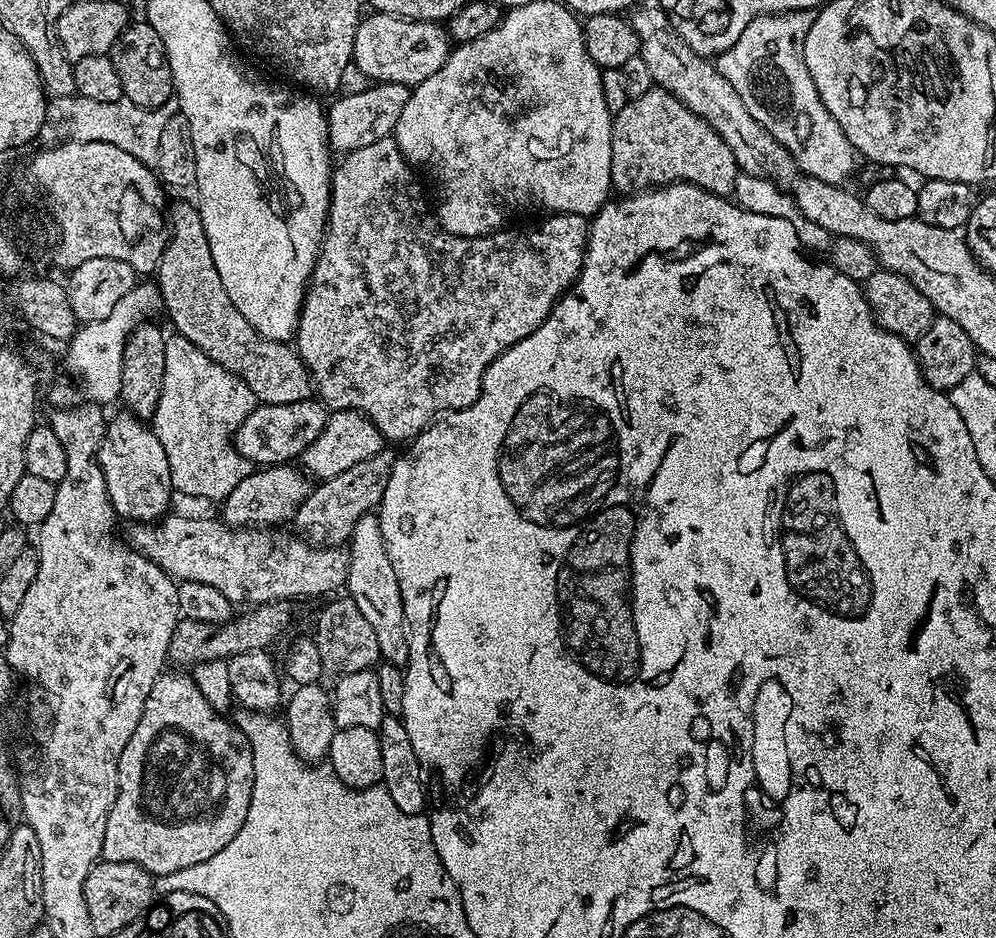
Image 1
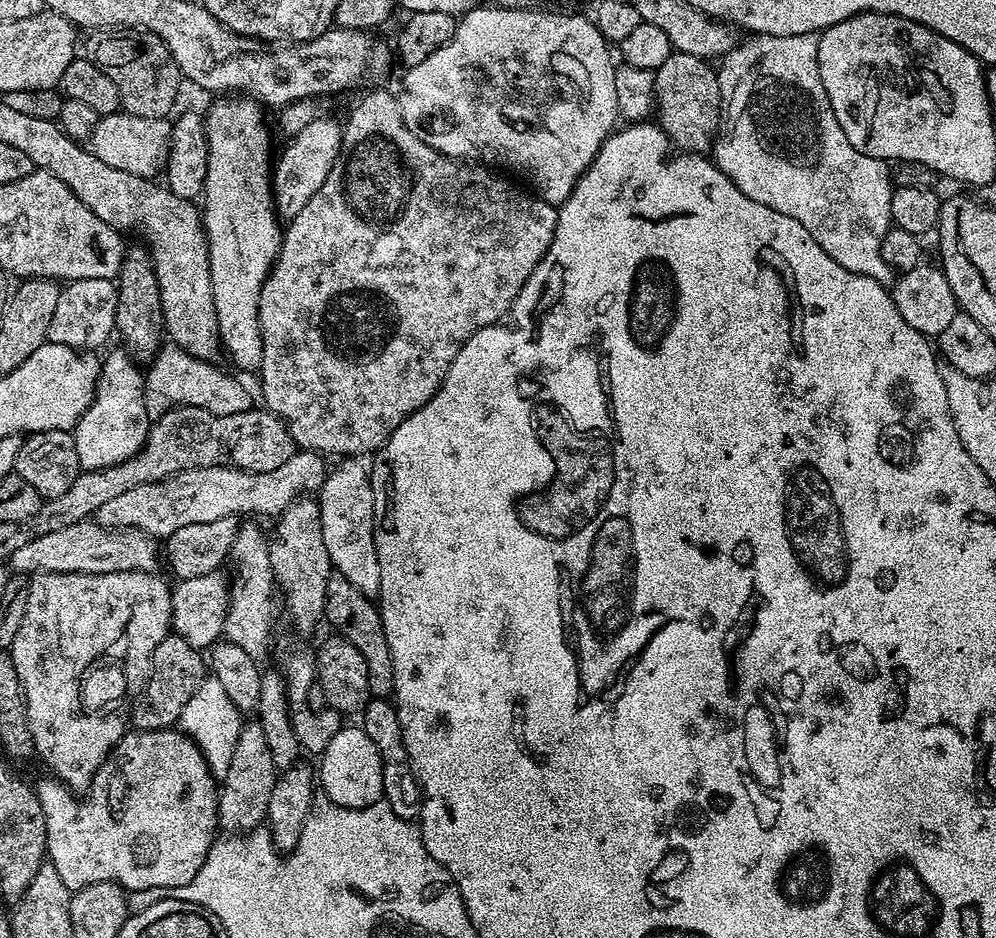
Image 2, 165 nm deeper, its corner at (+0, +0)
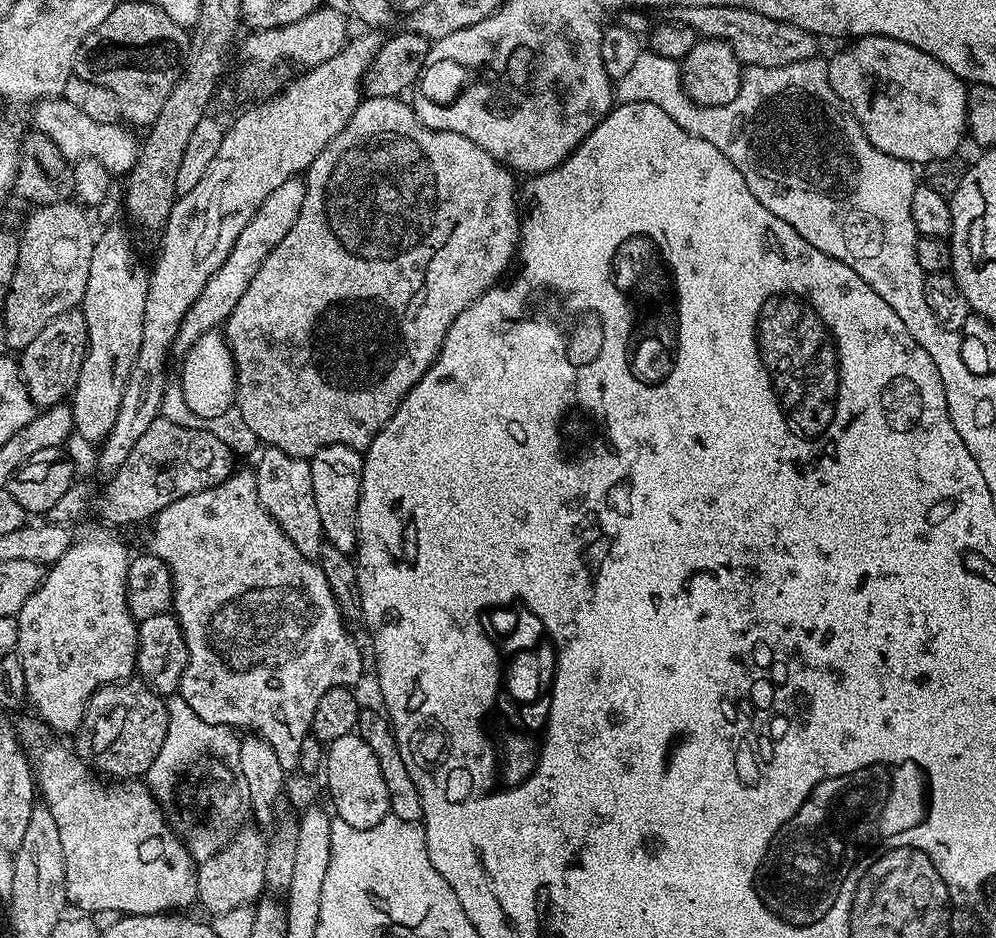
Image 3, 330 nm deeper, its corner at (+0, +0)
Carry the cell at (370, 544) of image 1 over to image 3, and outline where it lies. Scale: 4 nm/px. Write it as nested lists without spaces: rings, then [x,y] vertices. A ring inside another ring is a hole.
[[[331,444],[318,449],[310,458],[310,479],[314,481],[314,502],[318,506],[318,519],[322,522],[322,530],[327,543],[333,544],[338,550],[349,554],[356,550],[356,515],[360,501],[360,487],[362,486],[362,470],[364,457],[350,446]]]

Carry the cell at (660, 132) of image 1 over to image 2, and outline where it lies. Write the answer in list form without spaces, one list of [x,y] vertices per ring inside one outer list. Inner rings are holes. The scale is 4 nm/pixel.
[[[673,50],[670,58],[662,62],[654,73],[654,116],[660,129],[680,152],[704,154],[713,147],[722,128],[722,97],[720,78],[708,60],[694,54],[682,54]]]

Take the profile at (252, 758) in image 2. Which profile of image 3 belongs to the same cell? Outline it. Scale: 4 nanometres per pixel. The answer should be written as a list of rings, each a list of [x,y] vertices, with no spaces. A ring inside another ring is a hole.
[[[251,827],[237,828],[227,846],[218,850],[218,854],[199,861],[196,869],[198,904],[211,914],[221,916],[230,910],[247,908],[265,895],[268,845],[265,833],[260,833],[263,831],[259,827]]]

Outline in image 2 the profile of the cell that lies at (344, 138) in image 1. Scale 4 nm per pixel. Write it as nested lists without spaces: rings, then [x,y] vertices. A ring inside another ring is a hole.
[[[317,118],[310,122],[295,136],[288,150],[281,154],[274,164],[274,195],[276,197],[276,211],[281,217],[291,218],[296,216],[308,202],[322,190],[322,182],[326,182],[326,174],[340,157],[340,143],[344,133],[339,123],[332,120]]]

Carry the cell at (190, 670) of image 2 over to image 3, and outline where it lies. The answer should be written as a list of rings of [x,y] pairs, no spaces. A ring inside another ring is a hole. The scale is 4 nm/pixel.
[[[113,682],[93,692],[84,706],[80,727],[74,733],[76,755],[97,773],[116,782],[132,782],[143,777],[154,758],[158,758],[162,742],[166,742],[167,703],[149,685],[132,683]]]

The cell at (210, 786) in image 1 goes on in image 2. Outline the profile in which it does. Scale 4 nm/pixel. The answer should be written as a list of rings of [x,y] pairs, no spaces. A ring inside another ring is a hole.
[[[162,728],[158,732],[142,732],[139,730],[125,731],[124,737],[116,743],[112,750],[112,755],[107,756],[102,762],[102,766],[94,774],[92,785],[88,787],[84,800],[77,806],[74,801],[68,800],[64,804],[66,789],[59,782],[35,781],[34,787],[36,797],[42,806],[42,814],[46,818],[46,842],[48,843],[47,859],[58,870],[62,877],[62,882],[66,882],[69,890],[85,888],[94,882],[110,882],[118,884],[128,892],[147,890],[151,887],[174,887],[186,886],[202,870],[202,862],[206,862],[208,851],[218,839],[218,817],[216,815],[216,802],[218,799],[218,780],[208,770],[208,763],[203,754],[198,750],[198,746],[189,736],[184,735],[183,731],[173,730],[172,728]]]

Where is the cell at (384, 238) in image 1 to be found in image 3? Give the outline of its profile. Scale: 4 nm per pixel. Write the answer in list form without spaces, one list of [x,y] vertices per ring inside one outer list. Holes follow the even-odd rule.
[[[369,96],[361,99],[360,104],[350,118],[350,122],[346,122],[346,126],[328,143],[326,150],[322,150],[322,154],[318,154],[318,158],[314,158],[314,162],[308,167],[306,179],[304,180],[306,198],[302,198],[302,210],[298,210],[298,218],[294,222],[294,226],[290,226],[290,234],[286,234],[286,238],[282,238],[282,242],[278,242],[278,246],[274,246],[274,250],[270,250],[266,262],[262,262],[261,268],[258,269],[258,274],[254,274],[254,278],[250,278],[250,286],[246,286],[246,294],[242,294],[242,298],[238,298],[238,306],[234,306],[234,310],[222,325],[224,338],[228,341],[228,348],[232,352],[232,357],[236,363],[236,398],[234,404],[235,407],[239,408],[242,418],[245,419],[246,426],[250,426],[250,430],[254,430],[256,439],[261,445],[280,448],[286,454],[297,456],[303,460],[308,460],[318,449],[325,448],[331,444],[350,446],[358,453],[363,453],[367,450],[370,442],[374,442],[377,434],[384,429],[386,422],[390,422],[393,414],[400,409],[400,403],[406,398],[408,391],[418,383],[422,378],[422,374],[426,374],[426,370],[430,370],[430,366],[436,360],[436,355],[440,353],[440,347],[454,322],[454,318],[458,318],[458,314],[462,314],[462,310],[466,310],[466,306],[473,304],[485,290],[497,283],[503,277],[500,275],[504,271],[506,271],[505,273],[509,271],[510,265],[518,252],[520,222],[522,219],[521,209],[519,207],[516,209],[518,184],[516,188],[515,178],[517,179],[499,160],[494,159],[490,154],[486,154],[486,150],[482,150],[482,146],[478,146],[478,142],[470,142],[470,138],[462,138],[462,134],[434,130],[430,126],[423,124],[417,118],[415,112],[412,111],[411,103],[395,96],[390,98]]]

